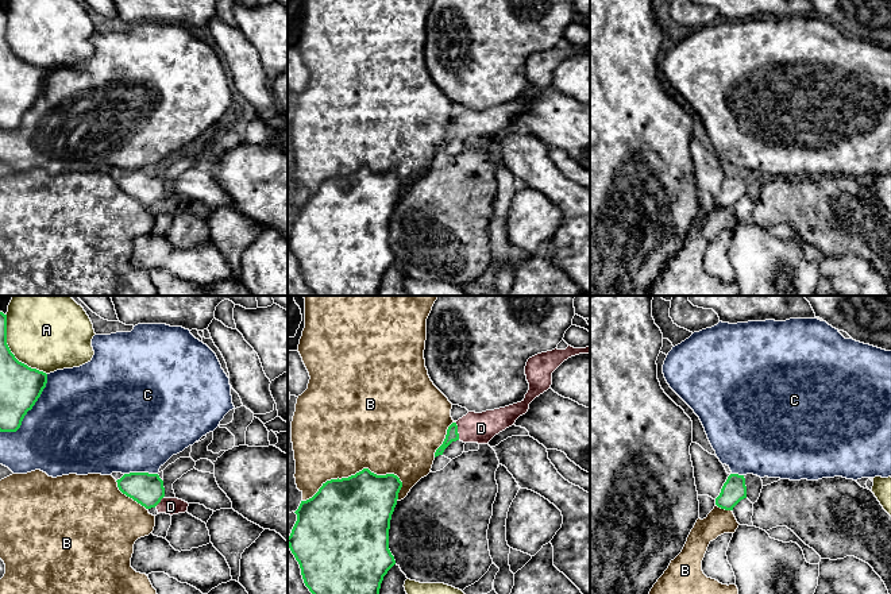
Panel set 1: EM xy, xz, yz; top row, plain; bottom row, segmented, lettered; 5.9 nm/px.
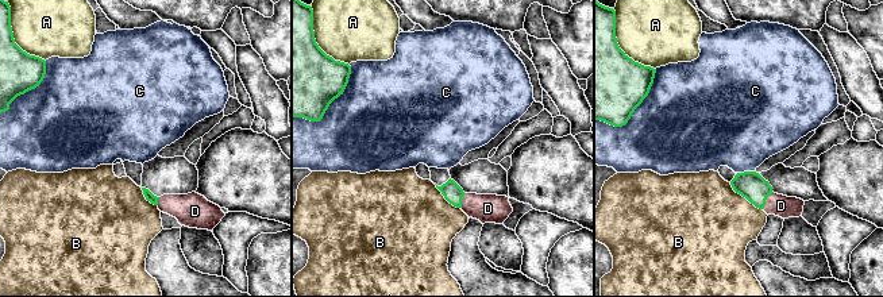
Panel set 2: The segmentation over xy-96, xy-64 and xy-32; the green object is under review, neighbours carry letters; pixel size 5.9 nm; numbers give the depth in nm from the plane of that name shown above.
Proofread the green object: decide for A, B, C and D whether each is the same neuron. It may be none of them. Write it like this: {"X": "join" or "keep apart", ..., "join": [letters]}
{"A": "keep apart", "B": "keep apart", "C": "keep apart", "D": "join", "join": ["D"]}

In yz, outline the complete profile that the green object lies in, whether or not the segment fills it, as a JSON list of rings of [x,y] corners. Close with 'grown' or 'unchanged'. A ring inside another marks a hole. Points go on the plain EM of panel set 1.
[[[730,171],[724,181],[720,193],[716,196],[716,202],[725,208],[733,208],[744,196],[747,196],[744,173]]] | unchanged

